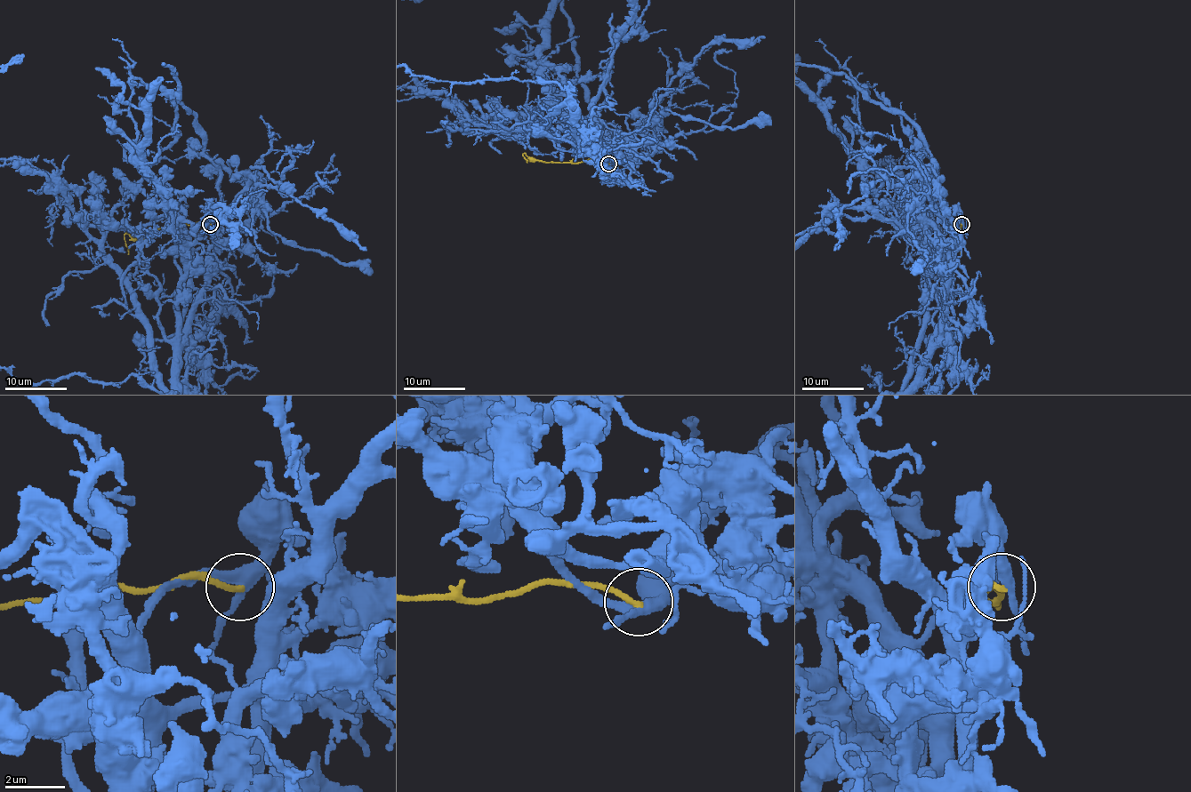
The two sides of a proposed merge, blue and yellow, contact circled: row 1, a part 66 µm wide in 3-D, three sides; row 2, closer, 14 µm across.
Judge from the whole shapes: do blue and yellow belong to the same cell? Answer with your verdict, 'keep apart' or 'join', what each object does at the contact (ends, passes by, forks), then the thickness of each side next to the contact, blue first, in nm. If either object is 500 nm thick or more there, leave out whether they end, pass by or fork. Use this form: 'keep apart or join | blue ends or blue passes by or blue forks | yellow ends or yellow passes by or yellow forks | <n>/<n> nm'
keep apart | blue forks | yellow ends | 320/180 nm

